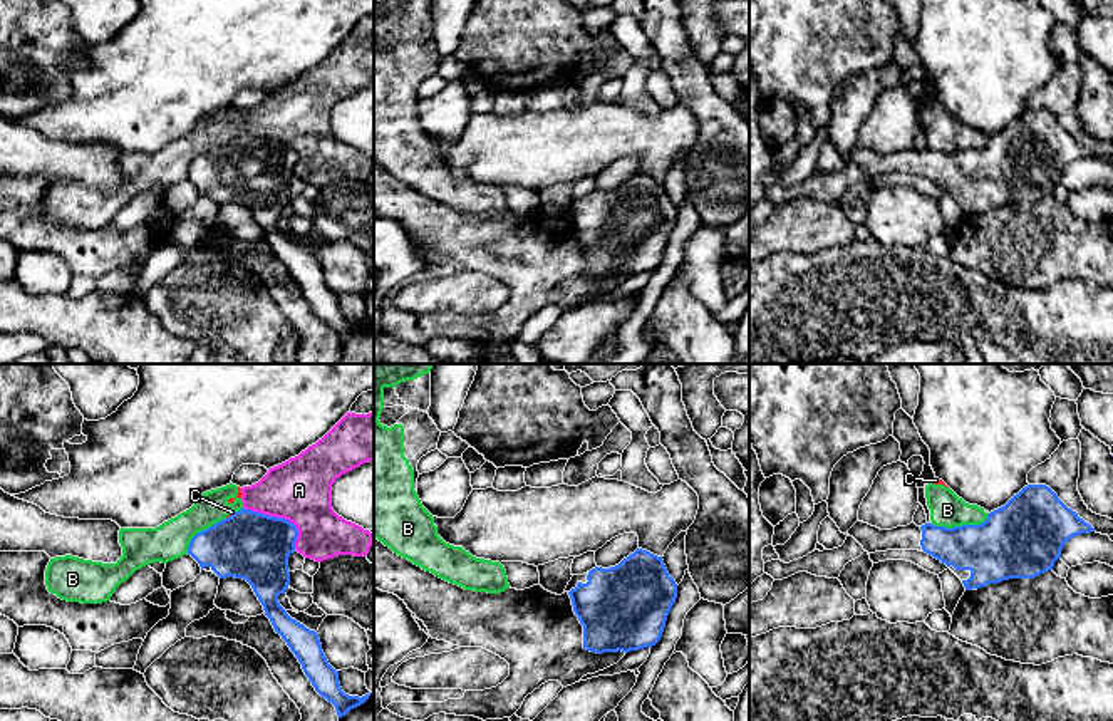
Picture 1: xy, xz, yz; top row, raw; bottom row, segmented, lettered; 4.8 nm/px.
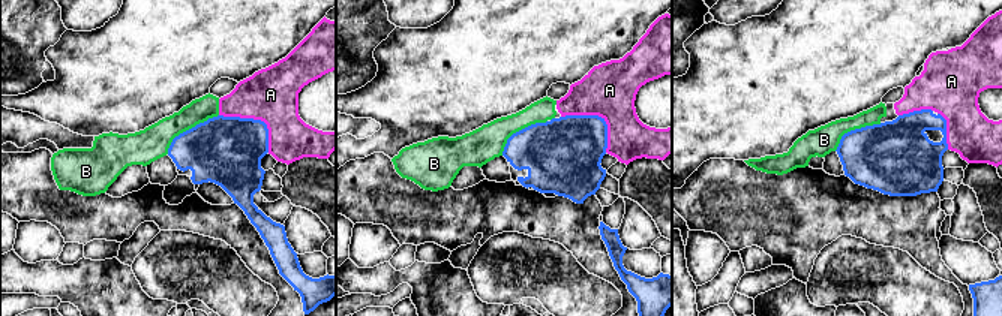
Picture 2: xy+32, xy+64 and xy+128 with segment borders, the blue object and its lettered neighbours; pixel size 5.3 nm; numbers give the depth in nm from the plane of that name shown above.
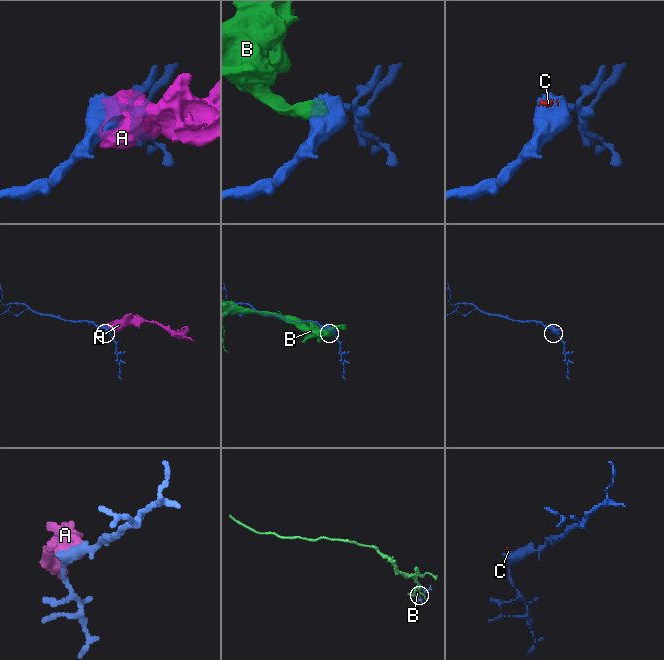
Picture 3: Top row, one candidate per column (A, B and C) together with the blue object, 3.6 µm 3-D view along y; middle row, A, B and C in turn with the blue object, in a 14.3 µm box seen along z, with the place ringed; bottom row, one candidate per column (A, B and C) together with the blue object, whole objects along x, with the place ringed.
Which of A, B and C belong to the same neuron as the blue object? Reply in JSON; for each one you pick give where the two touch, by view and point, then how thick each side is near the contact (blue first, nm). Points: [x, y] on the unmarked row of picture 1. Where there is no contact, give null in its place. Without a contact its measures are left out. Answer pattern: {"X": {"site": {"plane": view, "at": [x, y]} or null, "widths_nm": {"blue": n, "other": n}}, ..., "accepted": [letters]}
{"accepted": []}

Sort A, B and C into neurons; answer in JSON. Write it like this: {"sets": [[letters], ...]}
{"sets": [["A", "B", "C"]]}

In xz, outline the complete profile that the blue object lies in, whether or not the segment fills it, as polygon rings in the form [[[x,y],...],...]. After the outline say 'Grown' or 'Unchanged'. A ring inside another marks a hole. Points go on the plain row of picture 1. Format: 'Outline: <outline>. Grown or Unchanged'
Outline: [[[637,173],[615,191],[573,200],[565,216],[583,250],[583,273],[627,278],[660,265],[677,208],[662,181]]]. Grown

